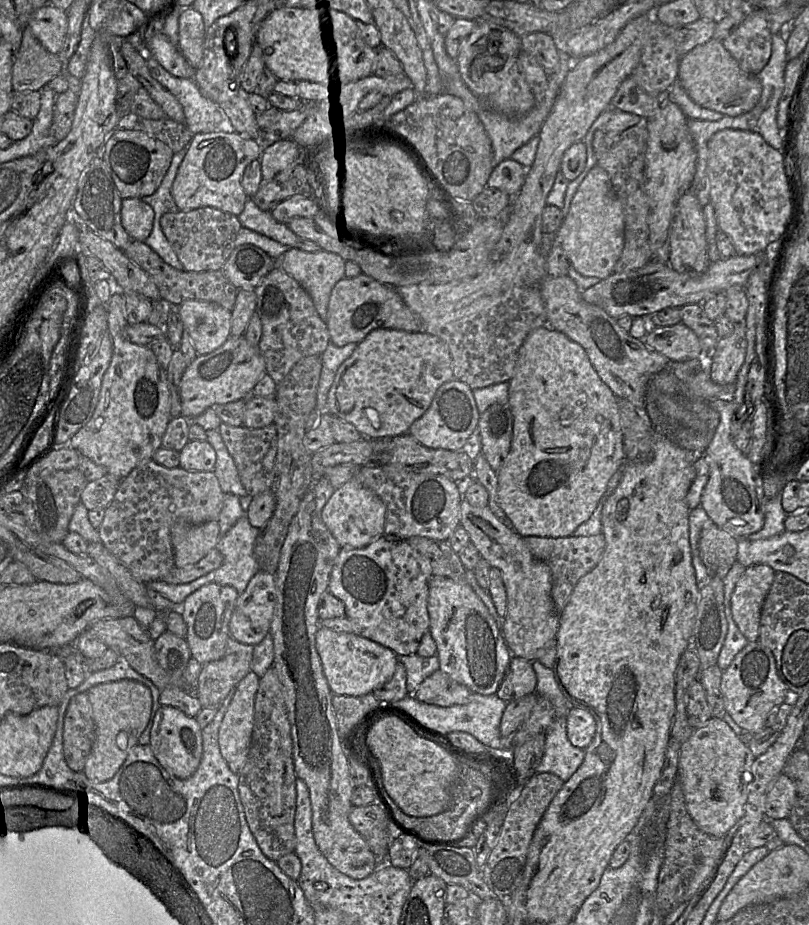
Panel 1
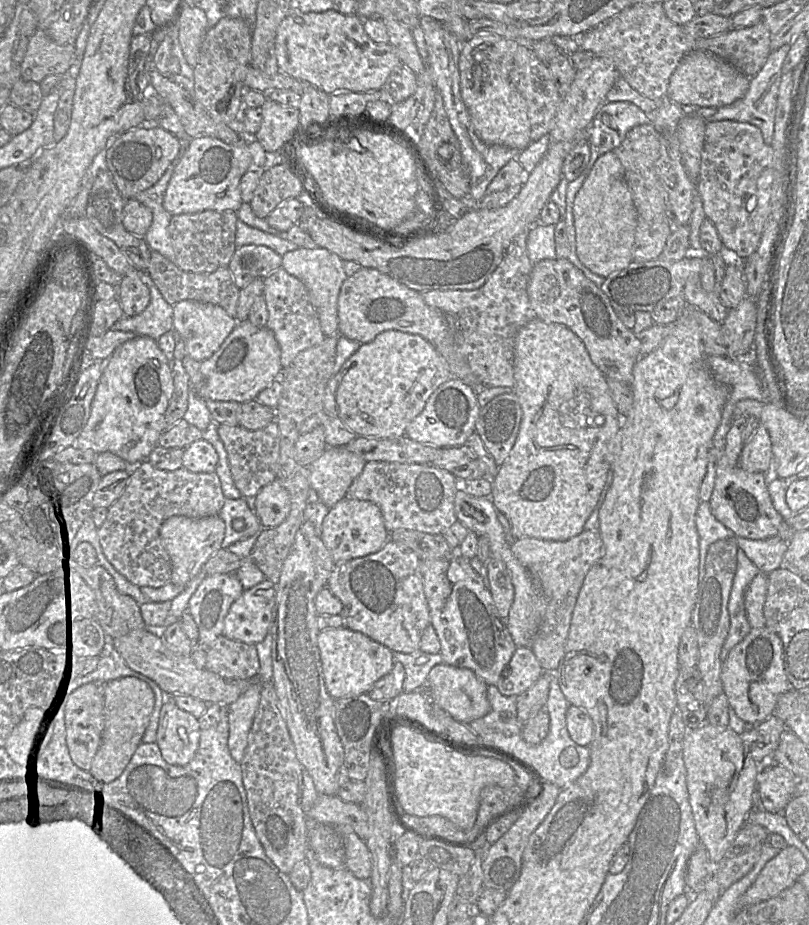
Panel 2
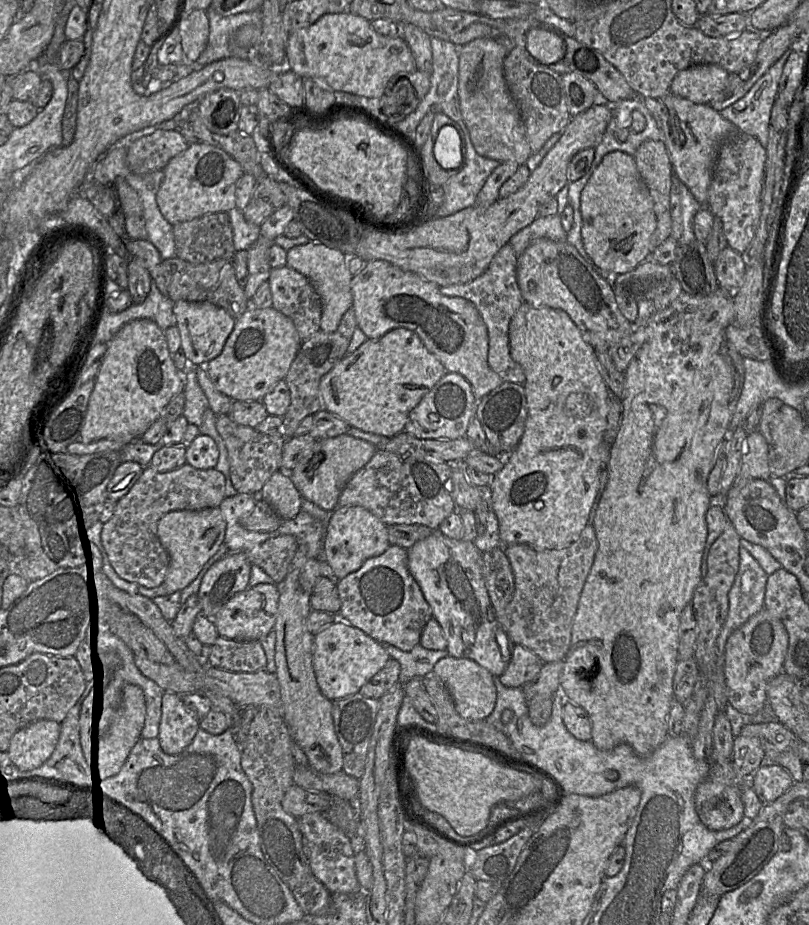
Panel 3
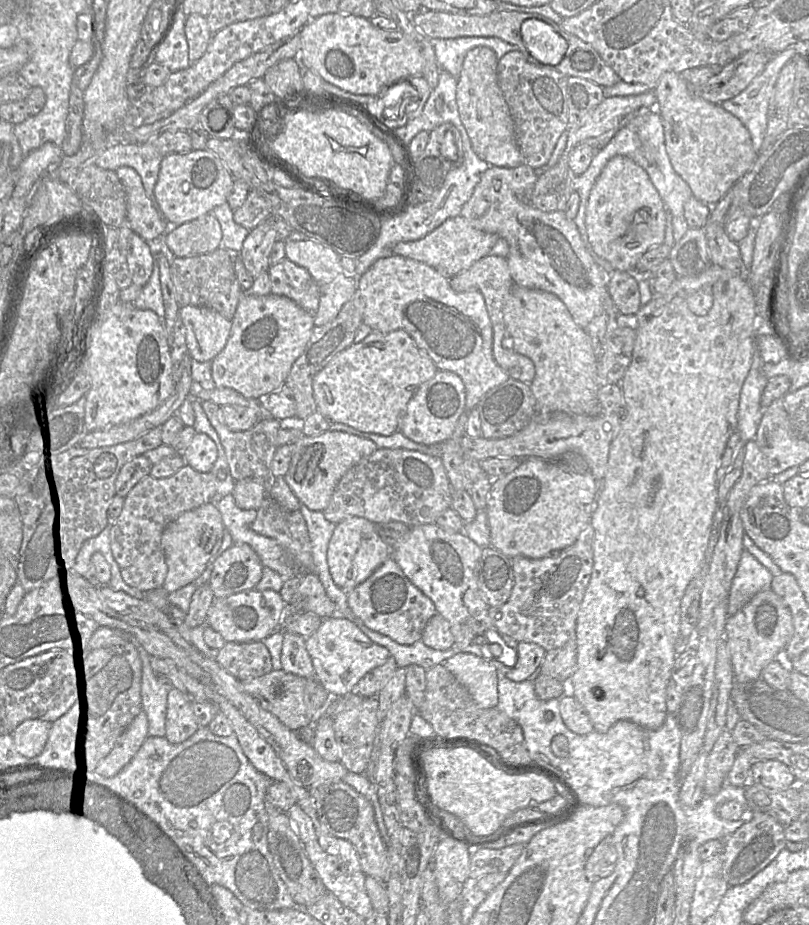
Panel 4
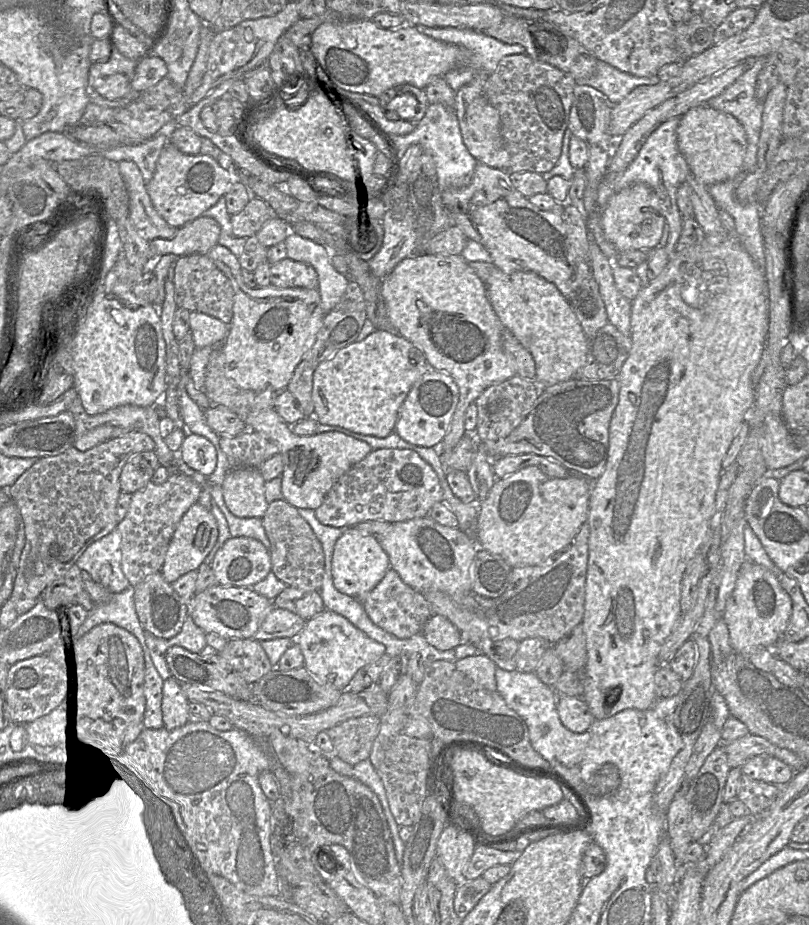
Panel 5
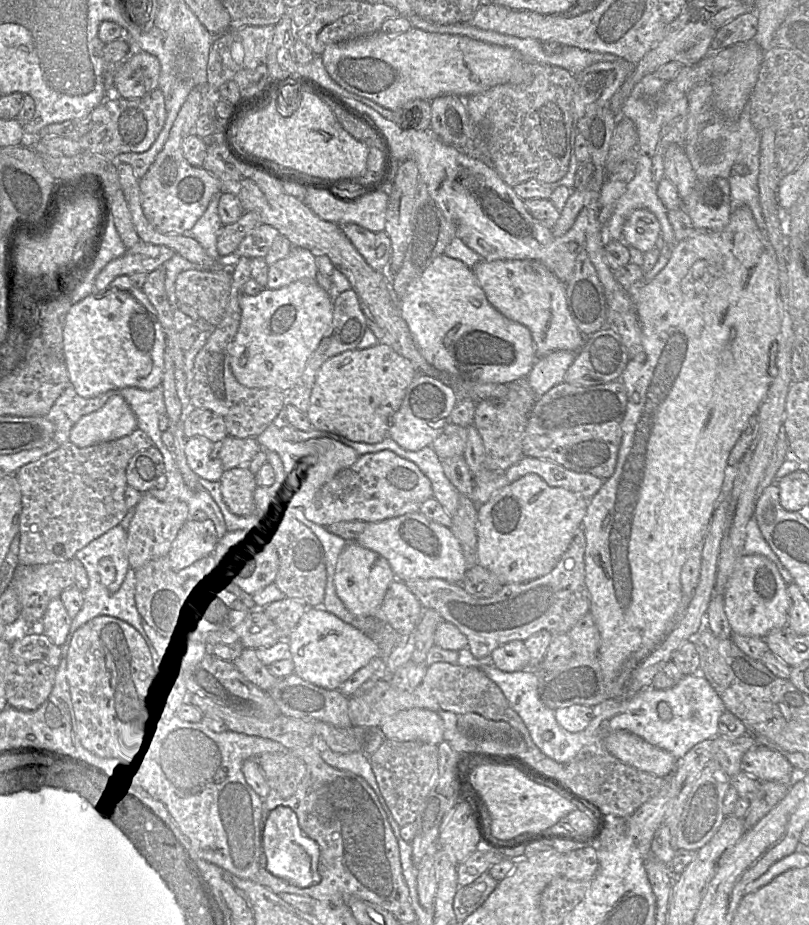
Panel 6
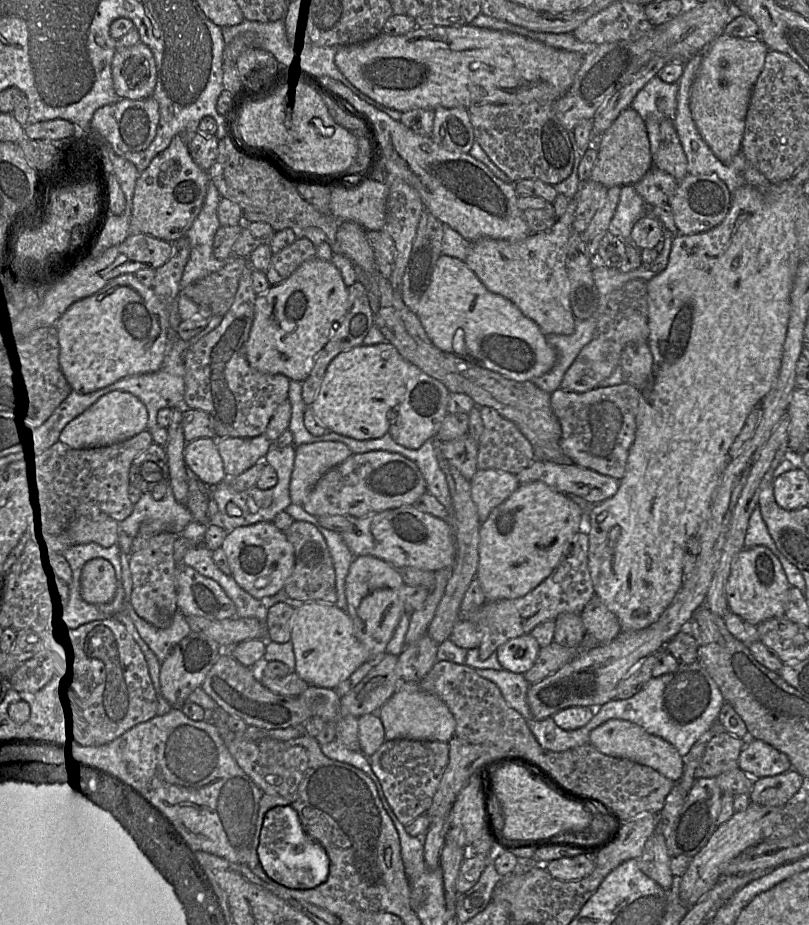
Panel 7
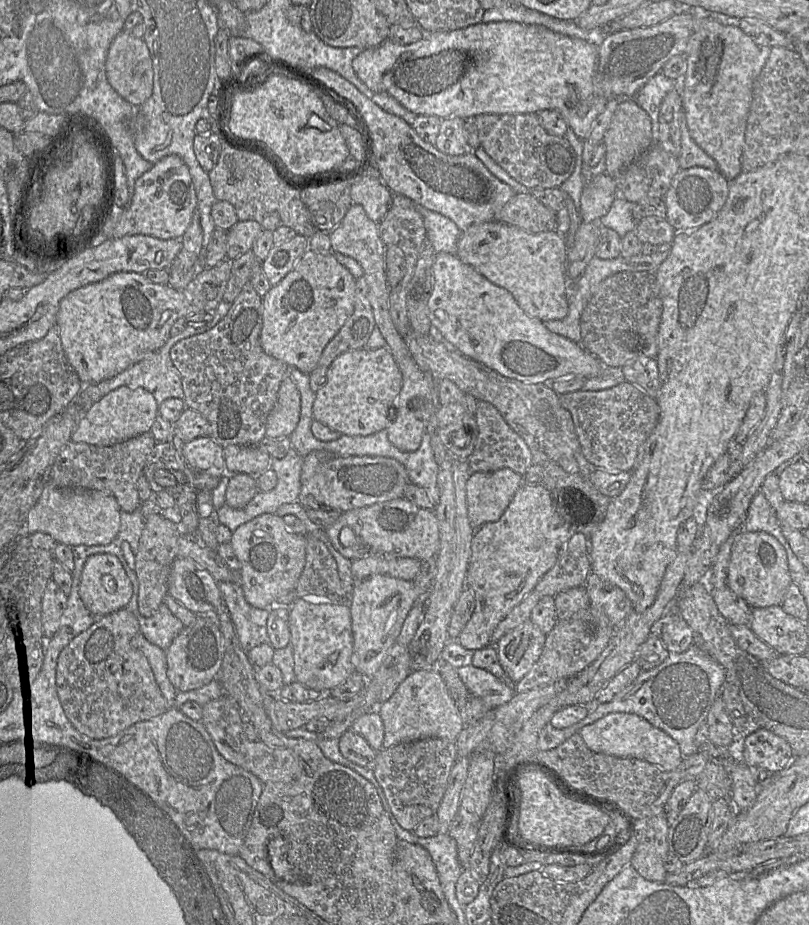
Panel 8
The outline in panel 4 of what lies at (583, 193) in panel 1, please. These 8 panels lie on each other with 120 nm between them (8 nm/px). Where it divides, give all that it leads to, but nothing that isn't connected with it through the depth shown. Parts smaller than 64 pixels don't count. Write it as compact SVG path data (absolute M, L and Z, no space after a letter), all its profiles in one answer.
M616 155L607 162L589 195L585 218L588 240L593 251L607 260L614 269L634 272L641 256L651 247L664 242L665 216L664 203L646 171L632 159Z

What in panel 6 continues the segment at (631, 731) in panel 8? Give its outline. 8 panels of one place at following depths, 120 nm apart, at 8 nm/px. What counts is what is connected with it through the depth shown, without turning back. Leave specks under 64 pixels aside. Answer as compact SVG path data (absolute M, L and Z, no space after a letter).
M625 730L609 733L604 747L624 764L660 778L670 777L677 766L672 754Z

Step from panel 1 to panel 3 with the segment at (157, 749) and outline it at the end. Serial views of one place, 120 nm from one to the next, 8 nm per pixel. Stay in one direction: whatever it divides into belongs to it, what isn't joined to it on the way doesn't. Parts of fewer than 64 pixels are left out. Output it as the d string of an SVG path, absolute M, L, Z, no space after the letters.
M165 692L158 735L162 750L169 755L180 753L199 729L199 720L185 708L181 695Z

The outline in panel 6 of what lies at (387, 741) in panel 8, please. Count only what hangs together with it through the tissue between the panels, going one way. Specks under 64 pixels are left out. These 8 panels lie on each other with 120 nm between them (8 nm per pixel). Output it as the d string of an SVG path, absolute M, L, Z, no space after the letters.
M422 708L403 710L389 718L380 730L386 739L420 741L438 745L443 739L443 721L434 711Z

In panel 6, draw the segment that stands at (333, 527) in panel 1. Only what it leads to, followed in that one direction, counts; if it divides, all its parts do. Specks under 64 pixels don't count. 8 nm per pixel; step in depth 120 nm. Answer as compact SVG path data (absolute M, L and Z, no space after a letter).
M351 541L338 557L334 583L338 597L352 614L362 618L374 618L380 622L380 608L384 596L395 578L386 558L362 547L356 541Z

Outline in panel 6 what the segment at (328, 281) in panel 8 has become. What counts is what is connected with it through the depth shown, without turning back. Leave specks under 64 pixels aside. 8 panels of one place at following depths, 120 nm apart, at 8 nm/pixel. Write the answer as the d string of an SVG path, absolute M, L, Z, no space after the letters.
M301 279L278 289L270 289L268 287L264 287L262 291L257 295L243 294L240 297L239 304L241 307L241 320L237 334L231 345L230 356L230 363L234 376L242 385L249 388L273 387L276 389L289 391L296 384L297 380L301 377L305 369L307 360L309 359L311 354L317 349L322 338L324 337L331 325L333 319L332 296L325 289L323 289L315 279Z

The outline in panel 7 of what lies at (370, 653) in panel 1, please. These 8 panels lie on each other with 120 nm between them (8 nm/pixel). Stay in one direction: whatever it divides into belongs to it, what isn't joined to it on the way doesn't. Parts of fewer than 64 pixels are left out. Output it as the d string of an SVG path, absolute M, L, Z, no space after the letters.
M308 601L296 607L291 617L290 637L295 673L309 685L335 689L359 666L372 659L356 638L351 617L330 602Z

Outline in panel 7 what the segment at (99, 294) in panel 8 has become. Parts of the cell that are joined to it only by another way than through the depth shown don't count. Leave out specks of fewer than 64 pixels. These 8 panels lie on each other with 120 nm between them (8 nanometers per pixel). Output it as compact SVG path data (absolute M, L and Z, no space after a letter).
M134 274L111 279L97 292L73 302L56 321L59 363L73 390L90 393L132 375L159 370L168 349L168 308Z

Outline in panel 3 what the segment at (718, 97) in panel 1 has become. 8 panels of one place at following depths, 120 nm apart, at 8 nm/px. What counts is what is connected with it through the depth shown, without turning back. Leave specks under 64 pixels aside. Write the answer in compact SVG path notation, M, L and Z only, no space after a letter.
M698 64L681 70L674 77L670 93L697 104L708 104L724 91L729 73L715 64Z

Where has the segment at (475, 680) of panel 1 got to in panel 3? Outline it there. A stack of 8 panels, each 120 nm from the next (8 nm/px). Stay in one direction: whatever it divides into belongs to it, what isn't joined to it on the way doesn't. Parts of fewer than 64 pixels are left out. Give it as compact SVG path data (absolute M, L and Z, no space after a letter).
M438 529L407 550L407 564L410 574L431 608L432 617L442 628L449 656L471 659L487 669L494 677L501 676L509 664L515 644L498 622L491 605L484 582L482 552L473 542L448 538Z

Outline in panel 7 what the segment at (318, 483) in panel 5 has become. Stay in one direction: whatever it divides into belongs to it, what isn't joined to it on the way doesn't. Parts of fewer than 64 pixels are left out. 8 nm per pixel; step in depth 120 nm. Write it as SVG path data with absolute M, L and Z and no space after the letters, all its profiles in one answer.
M319 441L296 446L289 487L291 504L303 505L319 479L351 455L352 451L342 442Z

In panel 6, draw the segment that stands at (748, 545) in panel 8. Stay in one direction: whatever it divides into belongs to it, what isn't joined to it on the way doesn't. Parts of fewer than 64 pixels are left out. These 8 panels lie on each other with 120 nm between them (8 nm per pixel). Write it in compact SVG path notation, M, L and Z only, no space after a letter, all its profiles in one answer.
M743 553L724 591L724 609L732 633L765 639L771 630L786 626L790 605L787 584L776 565L765 556Z

